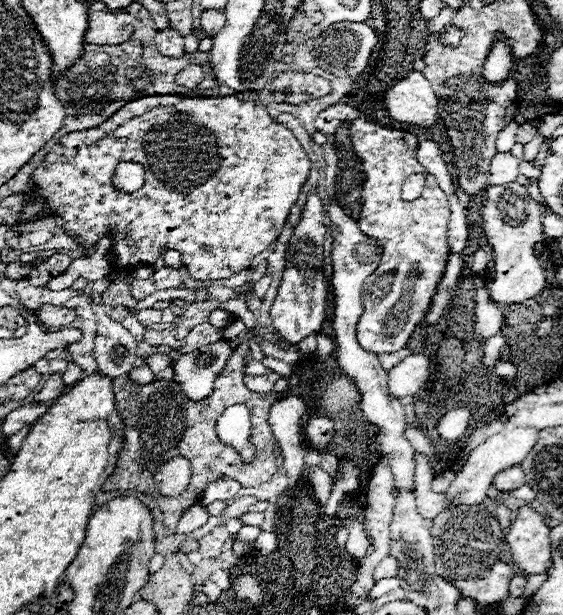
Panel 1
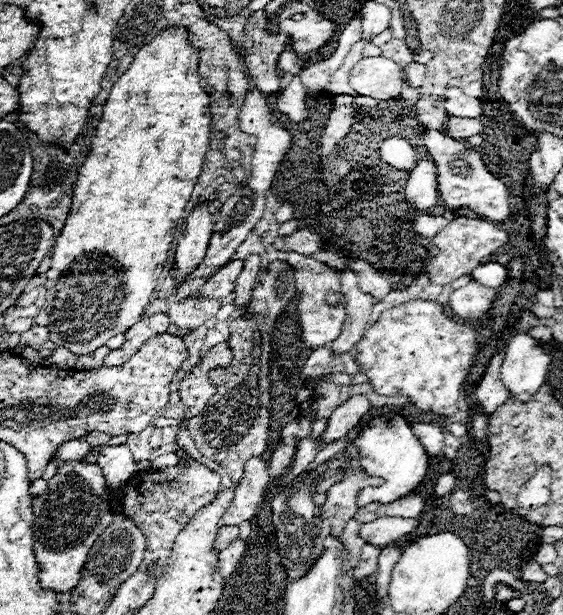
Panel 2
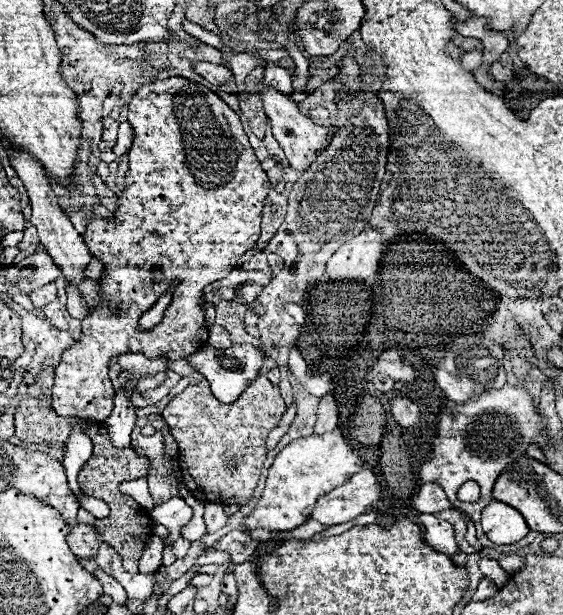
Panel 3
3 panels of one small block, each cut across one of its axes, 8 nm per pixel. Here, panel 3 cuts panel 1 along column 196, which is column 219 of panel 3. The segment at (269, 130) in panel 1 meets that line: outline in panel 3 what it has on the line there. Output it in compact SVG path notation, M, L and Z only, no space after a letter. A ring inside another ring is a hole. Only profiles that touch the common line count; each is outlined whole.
M172 76L140 86L130 100L128 122L134 128L134 142L128 150L130 168L124 178L124 190L116 200L118 210L114 222L90 214L84 232L84 242L90 252L104 262L104 272L98 278L102 302L82 320L82 338L66 348L62 362L56 366L52 408L58 416L78 416L94 422L102 422L110 416L114 388L107 368L110 358L116 354L140 352L148 358L164 356L168 360L182 360L202 348L202 340L208 340L208 328L204 324L204 288L226 278L236 268L238 258L256 246L260 238L262 206L272 188L250 148L238 114L202 84ZM154 270L162 272L162 282L153 281ZM174 278L180 278L180 282L172 292L172 302L166 308L164 318L142 334L138 330L140 316L158 302Z

